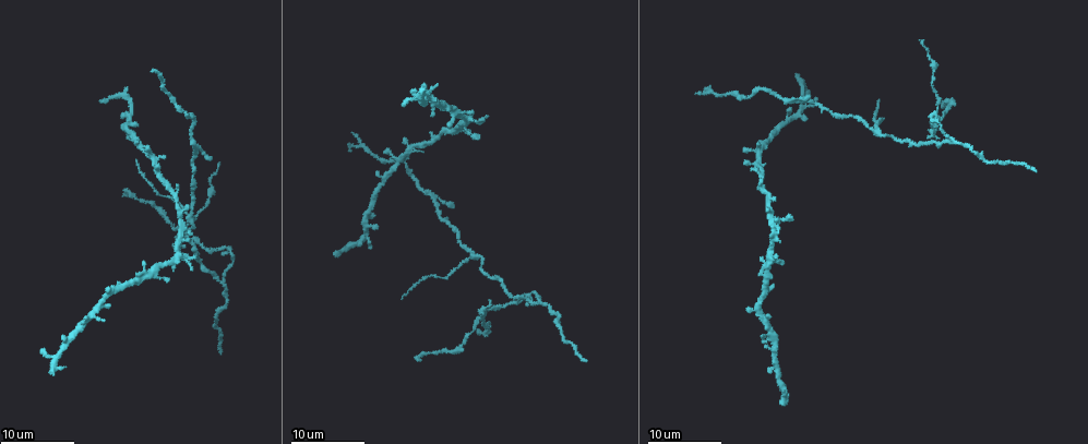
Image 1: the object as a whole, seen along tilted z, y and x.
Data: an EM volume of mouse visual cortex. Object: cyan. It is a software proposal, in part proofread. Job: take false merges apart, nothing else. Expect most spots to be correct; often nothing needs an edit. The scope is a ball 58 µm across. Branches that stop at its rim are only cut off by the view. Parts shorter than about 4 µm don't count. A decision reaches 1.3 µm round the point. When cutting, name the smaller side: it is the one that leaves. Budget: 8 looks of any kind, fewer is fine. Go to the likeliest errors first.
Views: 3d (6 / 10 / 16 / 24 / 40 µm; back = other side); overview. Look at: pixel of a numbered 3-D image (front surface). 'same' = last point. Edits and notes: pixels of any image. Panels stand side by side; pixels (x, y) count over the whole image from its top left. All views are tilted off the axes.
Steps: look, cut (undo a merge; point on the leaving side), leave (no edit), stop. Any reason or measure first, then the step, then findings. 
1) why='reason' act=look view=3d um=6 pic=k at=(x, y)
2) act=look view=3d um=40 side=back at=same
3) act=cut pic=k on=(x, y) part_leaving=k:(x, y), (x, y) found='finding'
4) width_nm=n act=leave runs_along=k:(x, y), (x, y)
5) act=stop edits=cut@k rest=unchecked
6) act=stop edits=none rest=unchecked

why='branch point' act=look view=3d um=24 pic=1 at=(469, 259)

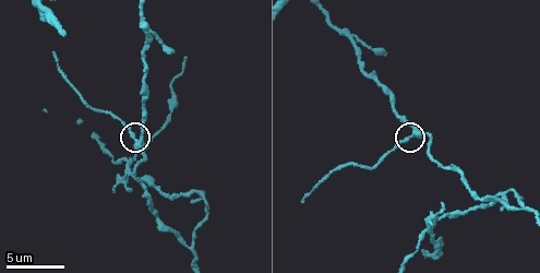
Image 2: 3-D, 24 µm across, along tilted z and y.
act=look view=3d um=6 pic=2 at=(412, 135)

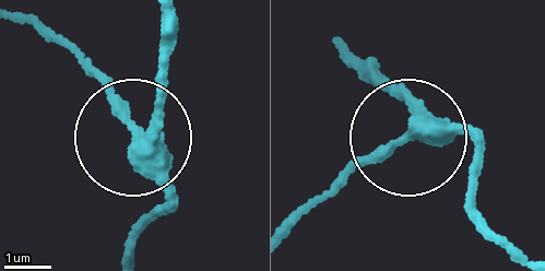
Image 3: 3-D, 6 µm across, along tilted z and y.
arms=3 act=leave runs_along=3:(160, 21), (142, 130), (62, 39) found='continuous, no second cell'

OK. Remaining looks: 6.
why='a fork' act=look view=3d um=10 pic=2 at=(426, 231)

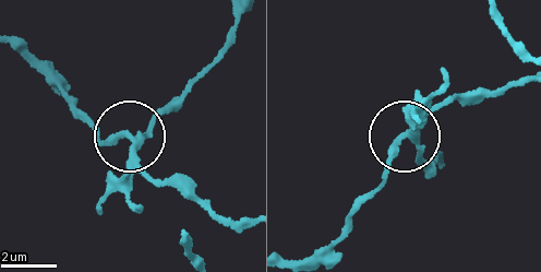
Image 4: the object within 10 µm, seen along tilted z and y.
side_arm_um=12 arms=3 act=cut pic=4 on=(107, 182) found='a second cell is stuck on'

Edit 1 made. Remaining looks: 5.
act=look view=overview

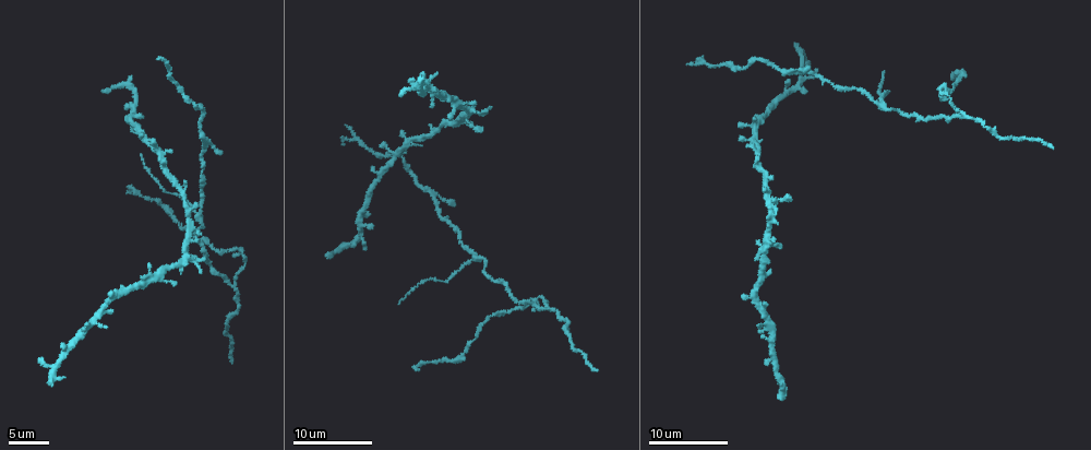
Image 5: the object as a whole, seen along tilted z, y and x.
why='thick turns thin' act=look view=3d um=16 pic=5 at=(537, 299)

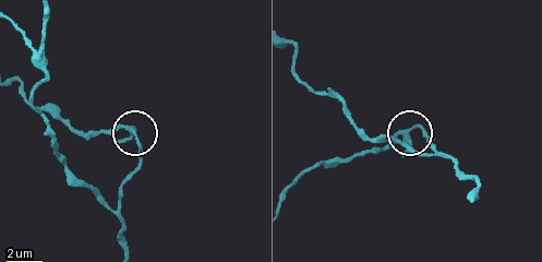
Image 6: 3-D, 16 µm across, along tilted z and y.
act=look view=3d um=6 pic=6 at=(410, 131)

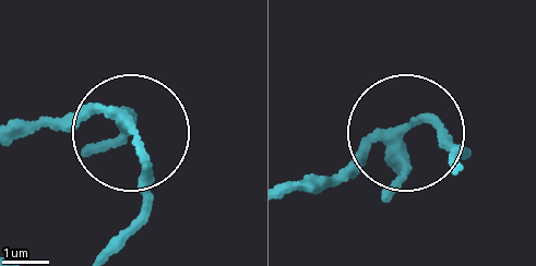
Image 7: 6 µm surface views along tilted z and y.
arms=4 act=leave runs_along=7:(118, 242), (147, 200), (130, 135), (107, 120), (19, 122) found='continuous, no second cell'

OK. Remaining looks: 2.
why='a fork' act=look view=3d um=10 pic=2 at=(192, 249)

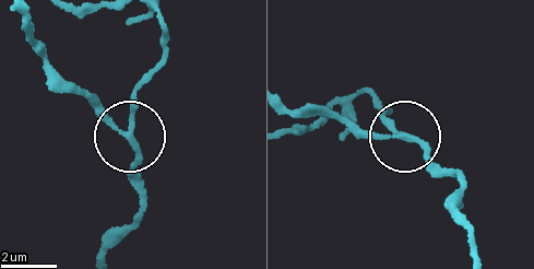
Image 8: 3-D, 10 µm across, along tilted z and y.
act=look view=3d um=10 side=back pic=8 at=(402, 136)

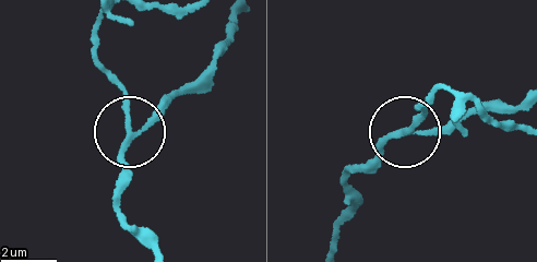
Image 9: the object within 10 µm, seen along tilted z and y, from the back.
act=leave runs_along=9:(522, 98), (402, 135), (347, 168) found='one cell here'

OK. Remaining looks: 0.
act=stop edits=cut@4 rest=unchecked

